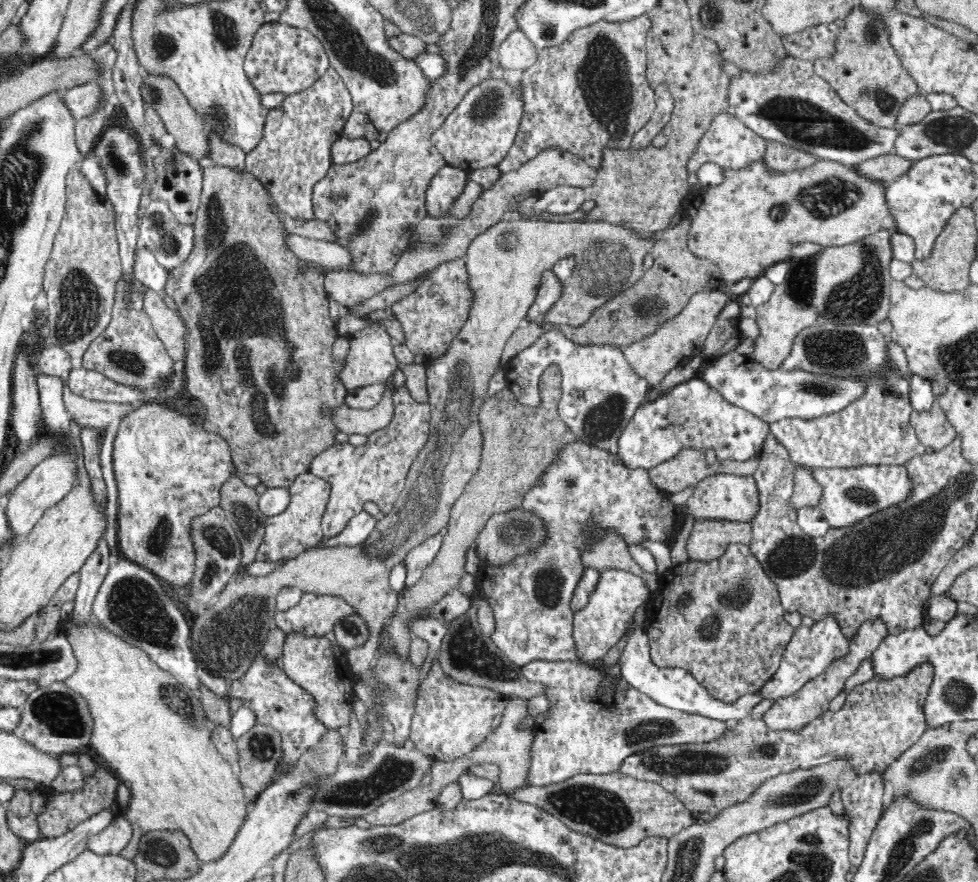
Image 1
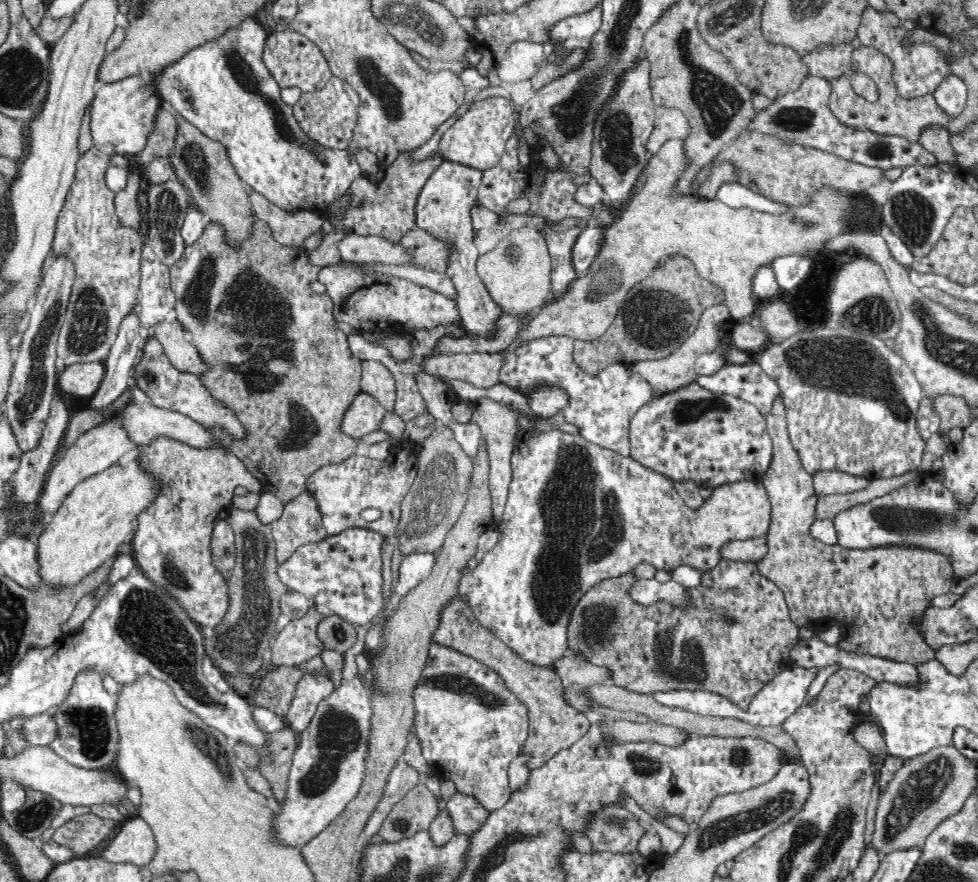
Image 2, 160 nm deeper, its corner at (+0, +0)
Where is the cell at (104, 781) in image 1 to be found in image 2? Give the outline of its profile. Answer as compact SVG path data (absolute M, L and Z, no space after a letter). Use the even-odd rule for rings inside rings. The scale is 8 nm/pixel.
M91 812L74 817L60 830L56 830L53 841L72 848L79 858L102 849L102 844L116 834L114 822L111 820L102 820Z

